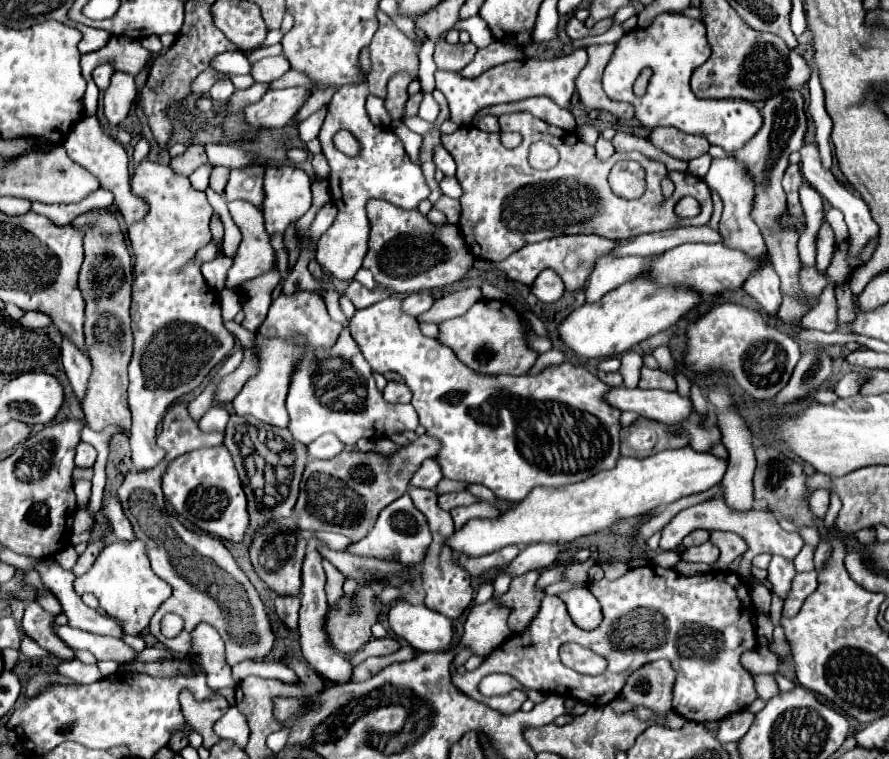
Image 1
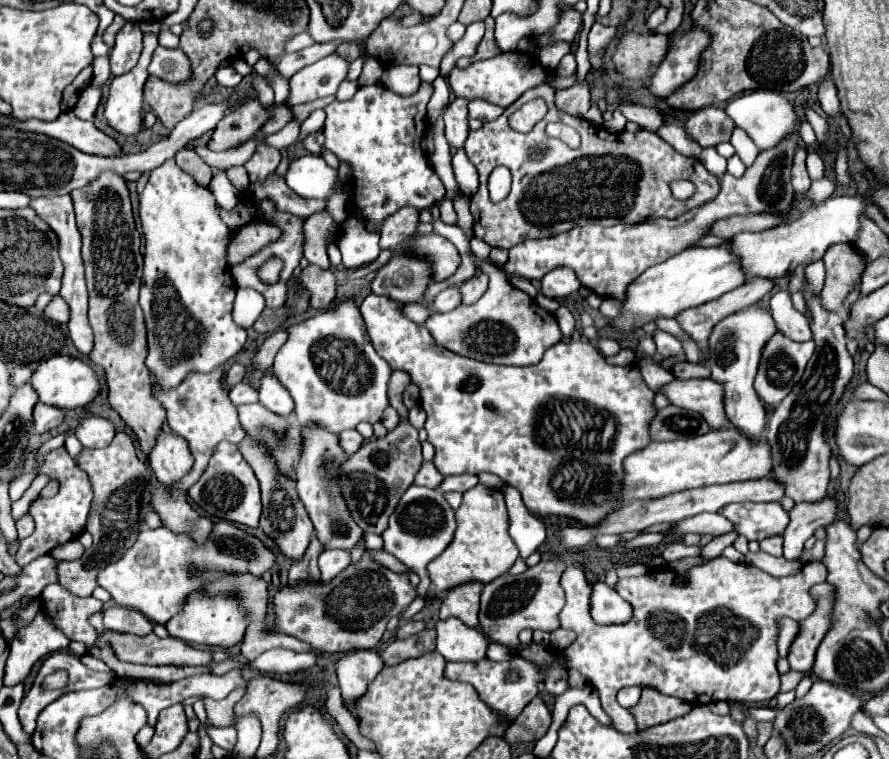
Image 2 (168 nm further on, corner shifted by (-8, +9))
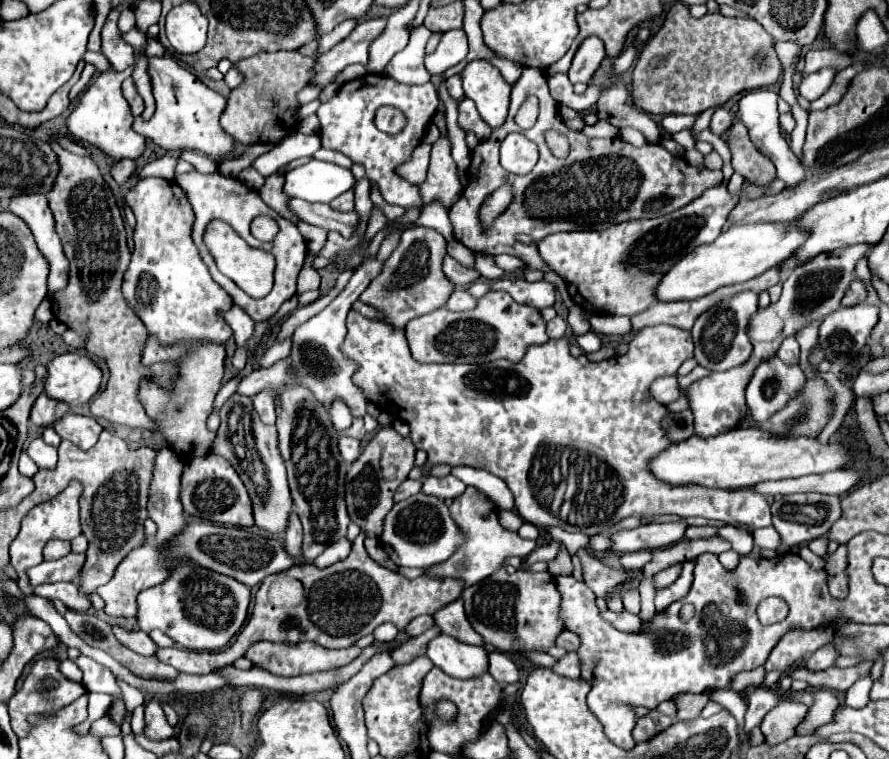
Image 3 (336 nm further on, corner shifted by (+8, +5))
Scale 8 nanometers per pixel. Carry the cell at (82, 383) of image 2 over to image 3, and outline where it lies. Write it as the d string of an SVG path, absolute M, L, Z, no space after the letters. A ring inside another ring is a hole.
M64 353L54 357L48 365L44 393L68 405L84 405L98 391L102 371L88 355Z

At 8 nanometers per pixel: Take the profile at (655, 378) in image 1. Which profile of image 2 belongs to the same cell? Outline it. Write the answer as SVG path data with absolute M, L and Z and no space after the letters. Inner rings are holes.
M680 363L680 365L674 365L672 373L678 377L678 379L692 379L692 377L710 377L710 369L706 365L694 365L694 363Z

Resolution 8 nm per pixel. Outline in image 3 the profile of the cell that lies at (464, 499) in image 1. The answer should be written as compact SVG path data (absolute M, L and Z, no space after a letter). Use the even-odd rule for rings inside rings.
M452 473L446 477L428 477L424 479L424 485L422 485L422 491L426 495L436 495L440 499L454 499L462 495L464 489L466 489L466 483L462 483Z

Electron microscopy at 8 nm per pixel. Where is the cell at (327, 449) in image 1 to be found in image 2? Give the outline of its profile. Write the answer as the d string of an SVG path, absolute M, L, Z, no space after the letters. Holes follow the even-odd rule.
M348 429L348 431L340 433L340 445L348 455L356 453L362 447L362 443L364 443L364 437L356 429Z

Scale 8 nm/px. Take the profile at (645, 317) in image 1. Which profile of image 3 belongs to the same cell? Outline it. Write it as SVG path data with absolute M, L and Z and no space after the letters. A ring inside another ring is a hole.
M796 223L776 225L732 225L716 241L698 245L692 253L684 255L656 285L656 301L692 301L714 293L720 287L744 283L792 255L792 251L808 239L808 233L796 229Z

